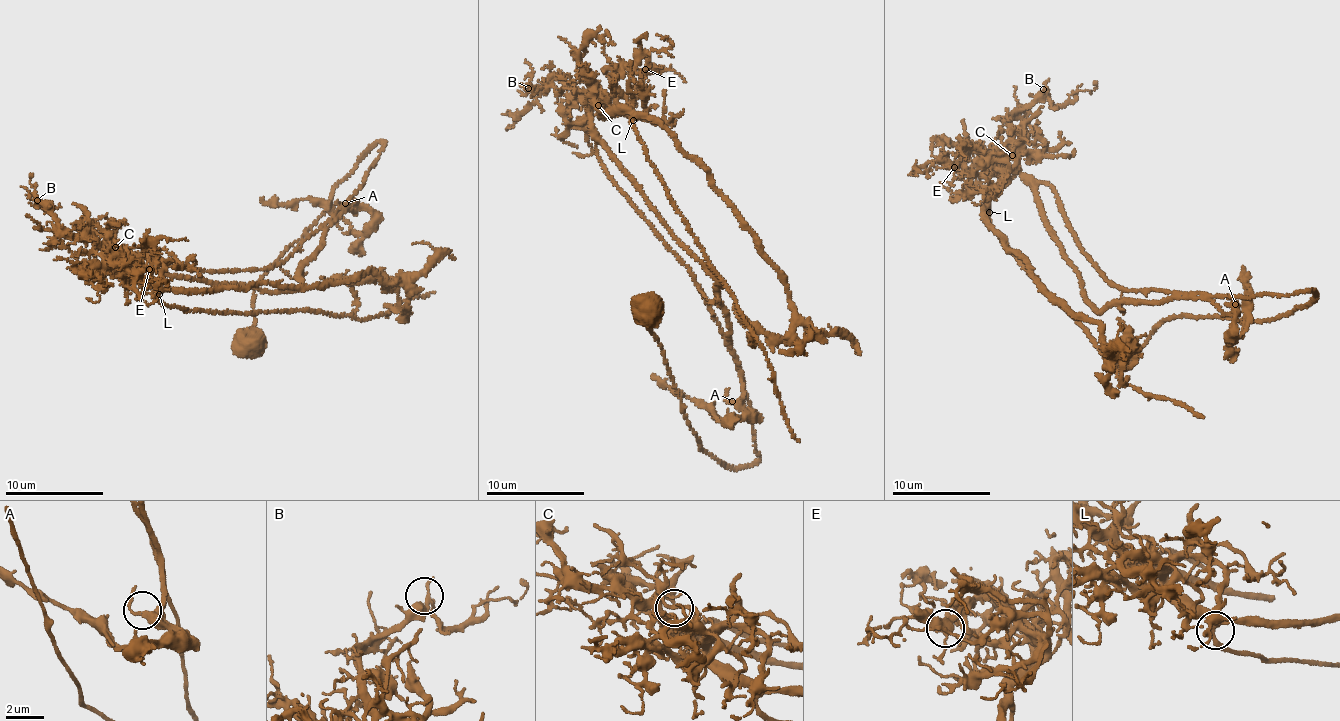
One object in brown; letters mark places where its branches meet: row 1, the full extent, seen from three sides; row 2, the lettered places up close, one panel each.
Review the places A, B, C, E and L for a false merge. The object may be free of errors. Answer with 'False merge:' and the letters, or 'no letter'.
False merge: C

